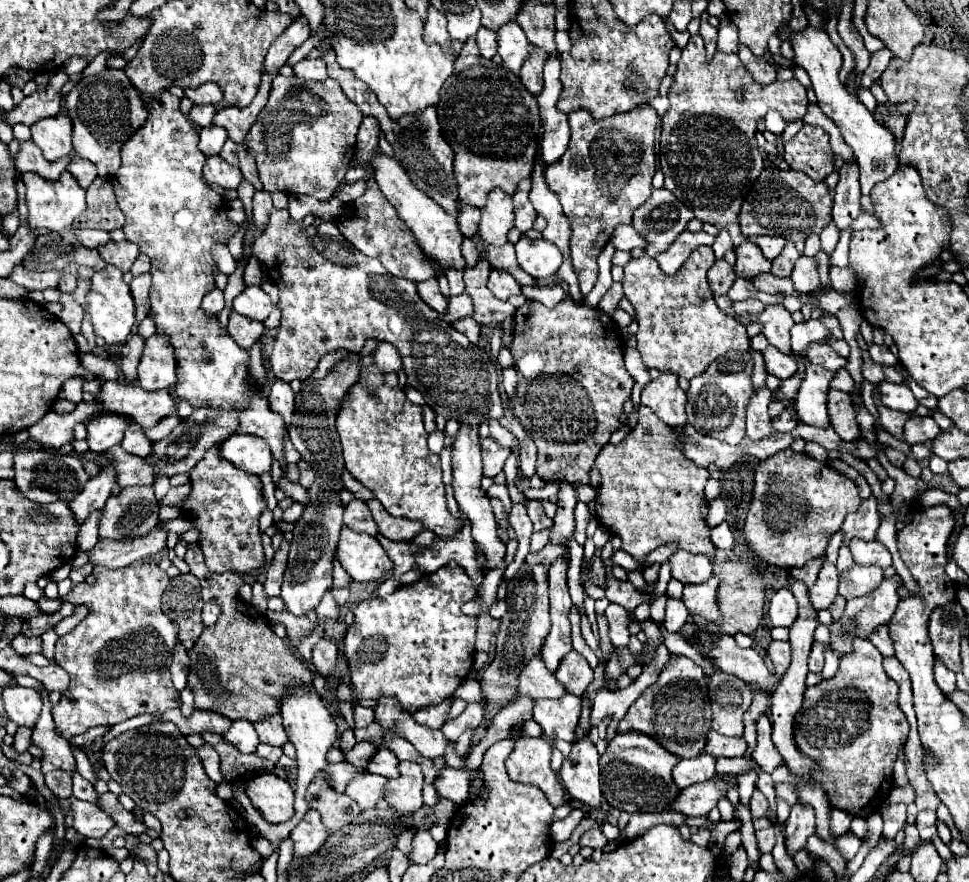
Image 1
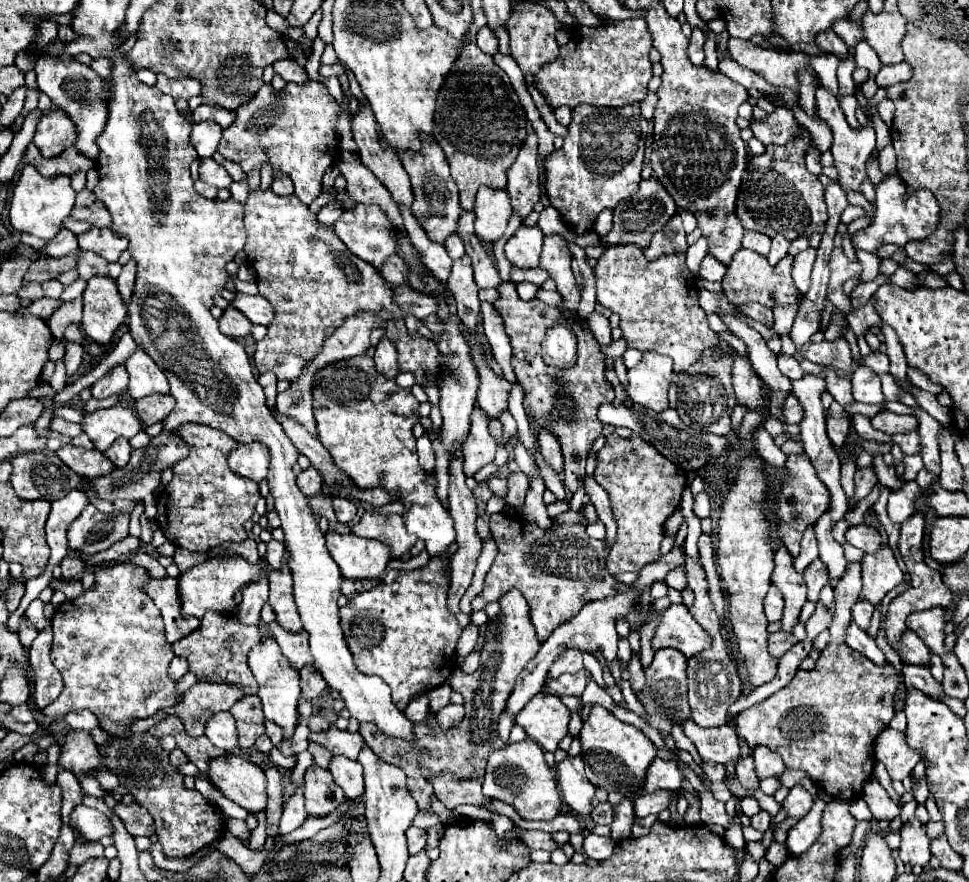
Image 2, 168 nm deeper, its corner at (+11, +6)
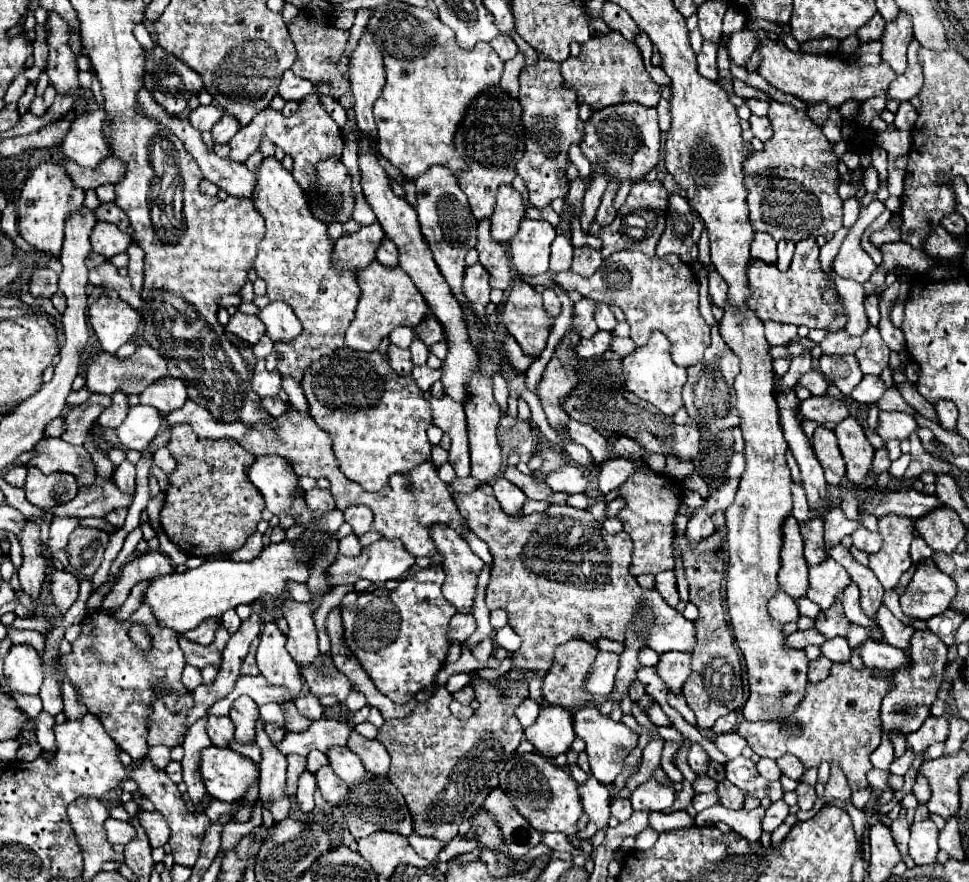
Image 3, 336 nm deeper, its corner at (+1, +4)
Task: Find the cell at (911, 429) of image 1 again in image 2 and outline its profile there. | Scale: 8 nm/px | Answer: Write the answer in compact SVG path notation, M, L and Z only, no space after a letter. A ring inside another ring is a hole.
M882 411L872 419L872 425L888 435L908 433L918 429L918 419L914 415L896 415L892 411Z

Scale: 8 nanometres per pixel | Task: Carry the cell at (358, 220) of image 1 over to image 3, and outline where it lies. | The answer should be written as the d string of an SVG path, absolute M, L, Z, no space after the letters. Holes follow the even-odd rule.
M372 223L356 233L340 237L334 243L334 253L332 253L338 271L362 269L364 265L370 265L370 261L376 257L376 249L380 247L382 239L384 231L380 223Z

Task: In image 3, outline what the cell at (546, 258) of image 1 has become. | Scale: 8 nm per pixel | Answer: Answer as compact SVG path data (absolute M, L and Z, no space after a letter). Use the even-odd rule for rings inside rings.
M522 219L516 237L510 241L512 261L522 277L534 277L548 271L550 245L556 229L548 221Z

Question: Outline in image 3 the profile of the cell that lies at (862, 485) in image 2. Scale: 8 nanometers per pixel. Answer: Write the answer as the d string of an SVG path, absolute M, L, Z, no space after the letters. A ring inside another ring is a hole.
M880 447L880 449L876 449L876 455L874 455L874 467L872 467L872 473L874 473L874 477L878 477L882 471L888 471L888 469L890 469L888 449L886 449L886 447Z

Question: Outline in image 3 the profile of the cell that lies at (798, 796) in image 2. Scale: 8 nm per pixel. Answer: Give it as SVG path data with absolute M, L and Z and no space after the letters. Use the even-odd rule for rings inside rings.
M800 781L796 793L798 793L798 807L800 807L800 809L812 809L812 805L814 805L814 801L816 801L816 791L814 791L814 787Z

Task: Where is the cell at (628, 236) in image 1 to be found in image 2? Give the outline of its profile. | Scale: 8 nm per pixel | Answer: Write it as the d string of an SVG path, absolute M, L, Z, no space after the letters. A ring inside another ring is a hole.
M608 209L602 211L602 215L598 215L598 219L596 219L594 229L598 235L606 235L612 229L612 211L608 211Z

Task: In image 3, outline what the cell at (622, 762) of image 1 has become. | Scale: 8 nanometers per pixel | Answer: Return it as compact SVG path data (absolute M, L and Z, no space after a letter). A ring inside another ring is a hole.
M594 705L578 709L572 715L572 725L574 725L576 737L580 737L586 743L586 755L588 755L588 761L590 761L592 775L604 785L614 783L614 779L620 775L620 771L624 767L624 757L628 755L628 751L618 749L618 745L624 745L626 749L632 749L632 747L636 747L638 737L624 723L616 723L616 721L612 721L612 717L604 717L598 711L598 707L594 707Z

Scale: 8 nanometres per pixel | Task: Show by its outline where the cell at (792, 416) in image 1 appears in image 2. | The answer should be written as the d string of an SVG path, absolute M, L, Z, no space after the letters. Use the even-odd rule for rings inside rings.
M794 395L786 397L786 403L782 407L782 419L784 419L784 423L800 423L802 407L800 407L798 399L794 399Z

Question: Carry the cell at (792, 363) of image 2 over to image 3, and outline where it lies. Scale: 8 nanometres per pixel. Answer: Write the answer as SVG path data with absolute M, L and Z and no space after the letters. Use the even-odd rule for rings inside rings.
M810 371L810 373L802 375L798 383L804 385L814 397L824 397L828 393L828 387L830 387L830 381L826 381L826 377L818 371Z

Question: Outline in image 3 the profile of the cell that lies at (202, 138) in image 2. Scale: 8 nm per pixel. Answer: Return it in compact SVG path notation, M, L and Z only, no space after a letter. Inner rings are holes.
M224 113L224 117L212 127L212 139L216 143L228 143L232 135L236 135L236 131L240 129L240 123L236 121L236 117Z

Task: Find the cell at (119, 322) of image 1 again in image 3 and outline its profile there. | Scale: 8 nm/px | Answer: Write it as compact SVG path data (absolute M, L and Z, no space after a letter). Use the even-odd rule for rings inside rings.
M106 289L94 303L90 303L88 321L102 351L114 355L120 345L132 339L142 317L128 303L120 301L116 291Z

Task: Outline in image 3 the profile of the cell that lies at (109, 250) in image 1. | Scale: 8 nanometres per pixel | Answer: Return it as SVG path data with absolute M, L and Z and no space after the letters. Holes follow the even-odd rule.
M98 221L92 235L90 235L90 243L92 243L92 249L104 257L114 257L122 251L128 249L130 245L130 237L126 233L122 233L116 225L112 223L106 223L106 221Z

